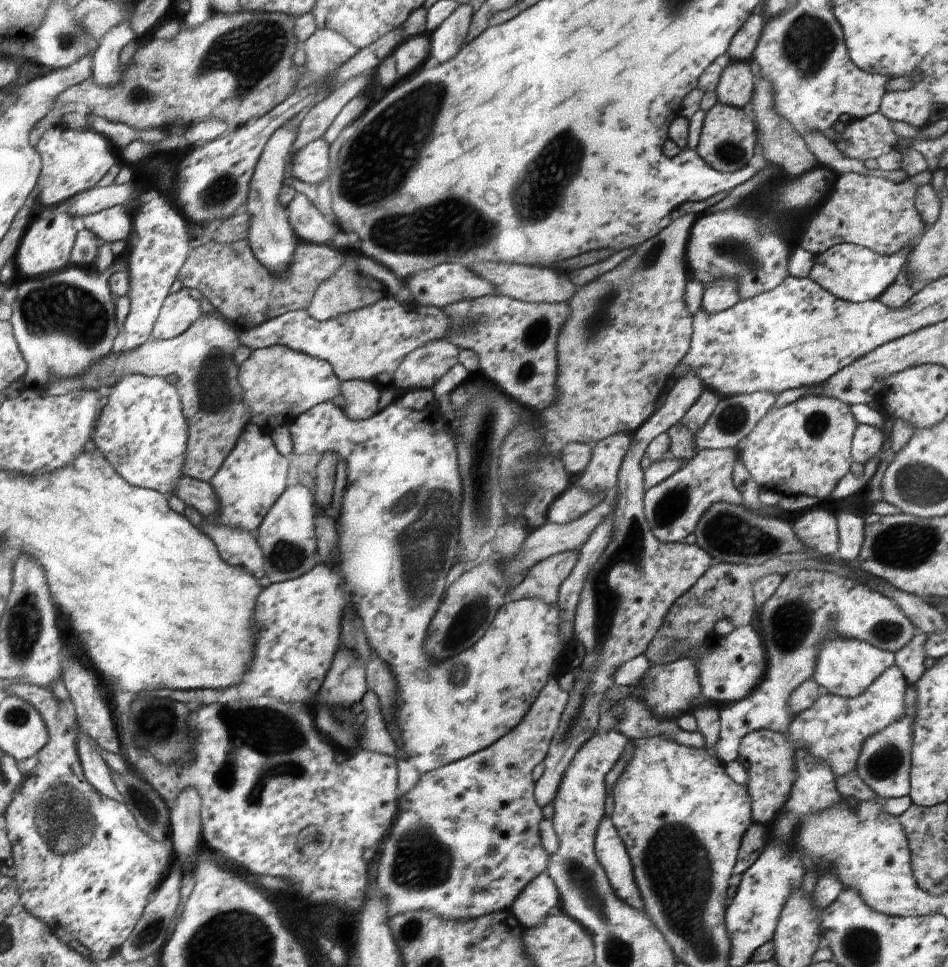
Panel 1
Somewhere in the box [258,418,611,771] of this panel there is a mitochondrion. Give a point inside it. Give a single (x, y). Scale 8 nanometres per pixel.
(424, 544)

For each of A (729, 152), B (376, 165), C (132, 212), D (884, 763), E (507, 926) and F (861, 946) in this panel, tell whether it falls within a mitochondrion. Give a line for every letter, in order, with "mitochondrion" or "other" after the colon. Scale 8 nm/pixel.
A: mitochondrion
B: mitochondrion
C: other
D: mitochondrion
E: other
F: mitochondrion

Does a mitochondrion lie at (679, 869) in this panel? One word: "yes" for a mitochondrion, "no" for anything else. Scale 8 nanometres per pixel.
yes

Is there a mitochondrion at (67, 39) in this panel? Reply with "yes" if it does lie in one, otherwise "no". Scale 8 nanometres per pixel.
yes

